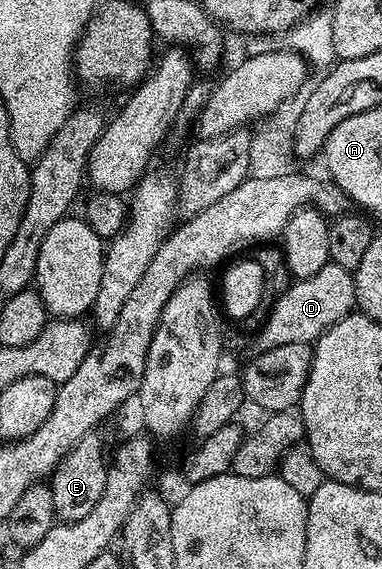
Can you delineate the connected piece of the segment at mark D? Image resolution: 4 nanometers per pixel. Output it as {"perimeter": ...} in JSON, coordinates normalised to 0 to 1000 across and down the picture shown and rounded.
{"perimeter":[[[851,464],[827,482],[817,482],[817,489],[770,492],[759,504],[733,517],[673,585],[673,617],[754,608],[754,601],[812,605],[835,591],[846,591],[880,566],[929,547],[935,531],[927,480],[901,475],[901,467]]]}

